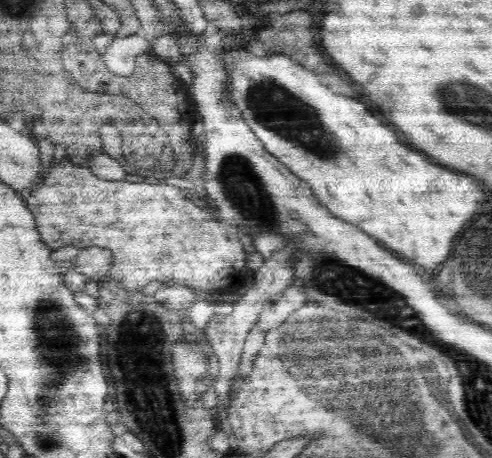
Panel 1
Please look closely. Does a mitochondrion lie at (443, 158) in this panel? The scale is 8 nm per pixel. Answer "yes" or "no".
no

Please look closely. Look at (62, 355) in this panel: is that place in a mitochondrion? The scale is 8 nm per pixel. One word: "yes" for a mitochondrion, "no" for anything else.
yes

